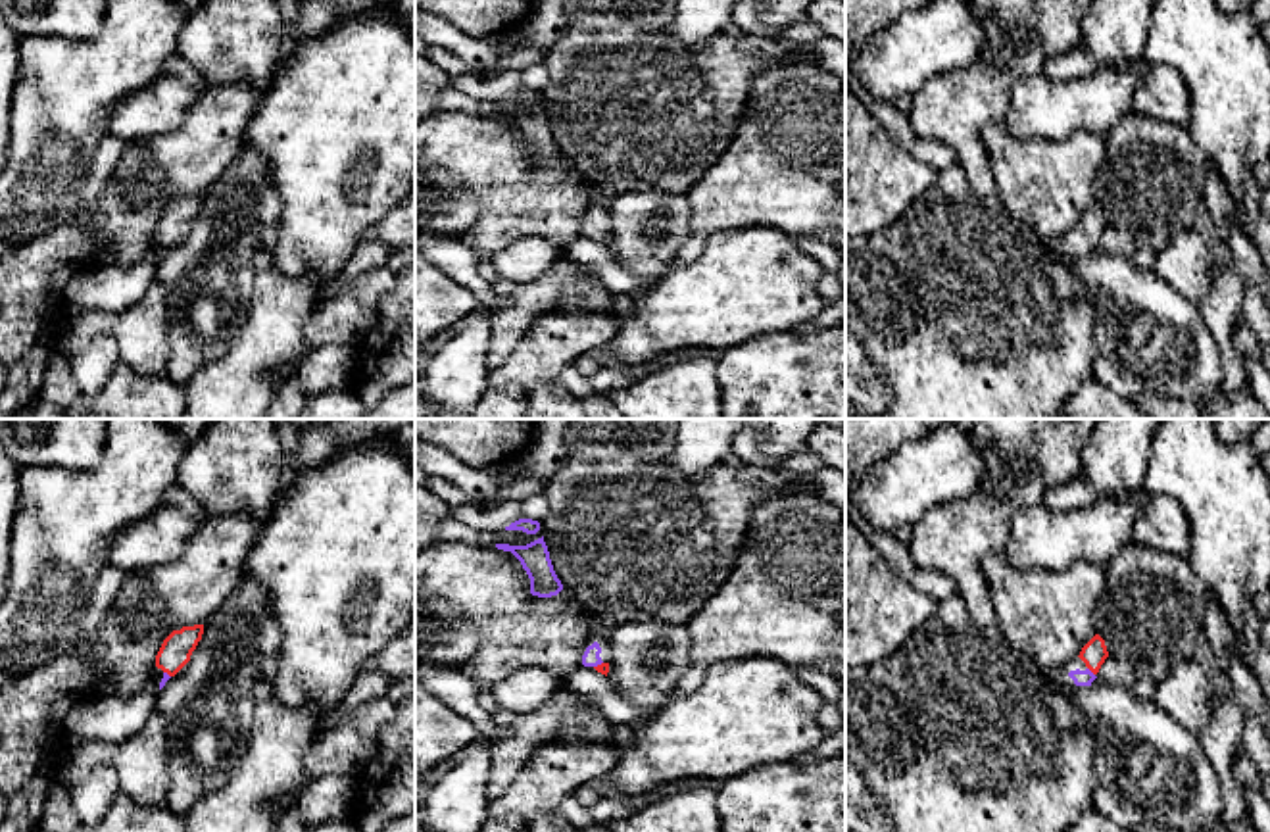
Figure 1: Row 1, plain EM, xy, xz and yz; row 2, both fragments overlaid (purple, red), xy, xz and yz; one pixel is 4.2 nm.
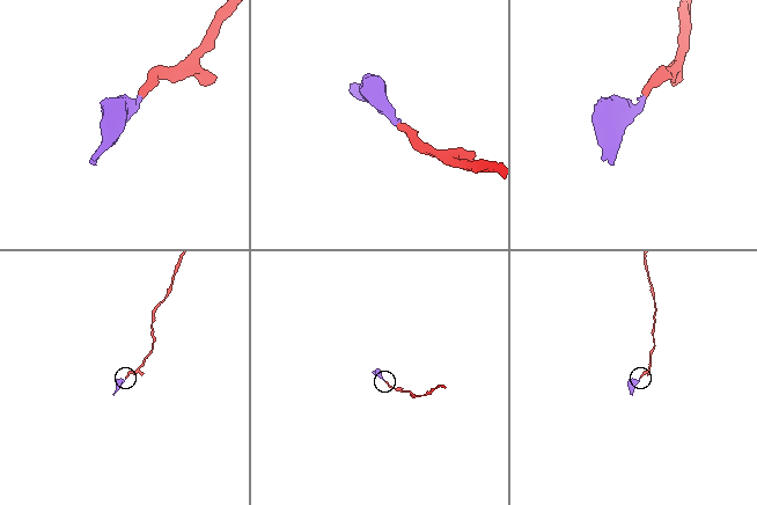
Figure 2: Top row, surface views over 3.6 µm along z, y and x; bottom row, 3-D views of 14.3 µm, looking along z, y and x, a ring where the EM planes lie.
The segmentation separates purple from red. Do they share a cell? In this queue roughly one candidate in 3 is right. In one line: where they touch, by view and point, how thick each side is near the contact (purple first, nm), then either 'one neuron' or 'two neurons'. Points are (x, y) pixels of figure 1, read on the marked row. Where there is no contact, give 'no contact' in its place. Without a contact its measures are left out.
meets purple in yz at (1090, 671); 70 nm thick on the purple side, 110 nm on the other; one neuron

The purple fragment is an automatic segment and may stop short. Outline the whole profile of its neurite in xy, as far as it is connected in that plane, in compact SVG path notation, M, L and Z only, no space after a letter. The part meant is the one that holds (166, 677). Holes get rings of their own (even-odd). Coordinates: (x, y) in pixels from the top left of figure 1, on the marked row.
M204 624L183 626L173 630L161 644L156 655L156 667L163 671L159 690L175 676L188 661L198 642L202 640Z

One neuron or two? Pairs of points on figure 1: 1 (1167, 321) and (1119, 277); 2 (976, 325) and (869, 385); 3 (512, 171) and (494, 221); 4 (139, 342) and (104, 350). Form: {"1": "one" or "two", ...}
{"1": "one", "2": "two", "3": "one", "4": "two"}

